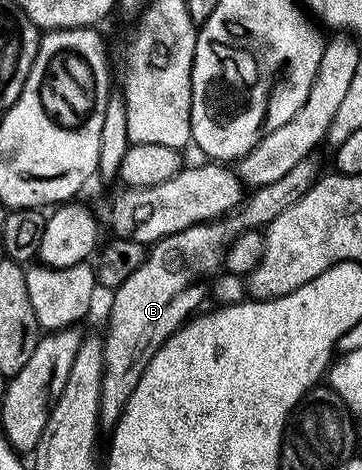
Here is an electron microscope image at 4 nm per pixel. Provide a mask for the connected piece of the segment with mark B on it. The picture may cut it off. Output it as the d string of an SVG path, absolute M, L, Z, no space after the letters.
M308 155L284 178L255 187L254 192L225 218L193 224L176 234L166 236L147 251L143 260L118 288L113 289L114 301L110 304L110 329L104 332L104 366L100 386L100 410L98 422L103 429L113 429L132 398L132 390L144 378L148 362L164 346L164 342L177 332L203 307L202 299L211 291L211 283L224 264L224 257L231 244L242 232L265 229L288 206L292 206L308 190L320 175L313 155Z

